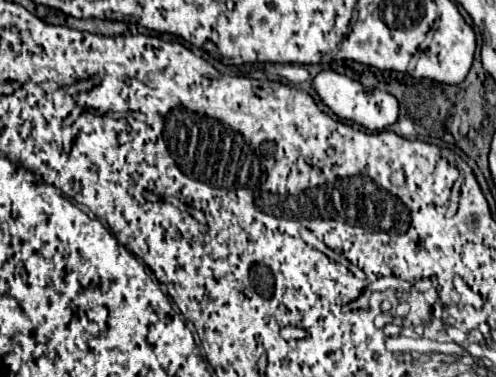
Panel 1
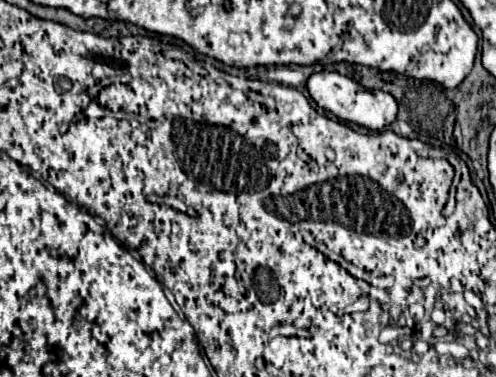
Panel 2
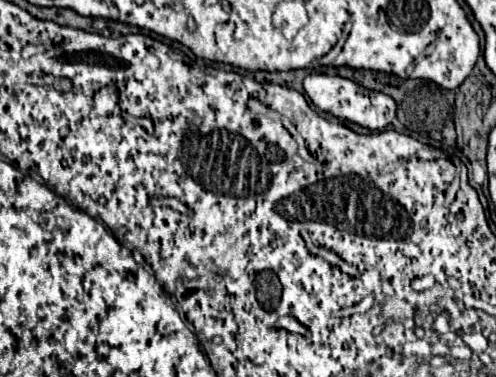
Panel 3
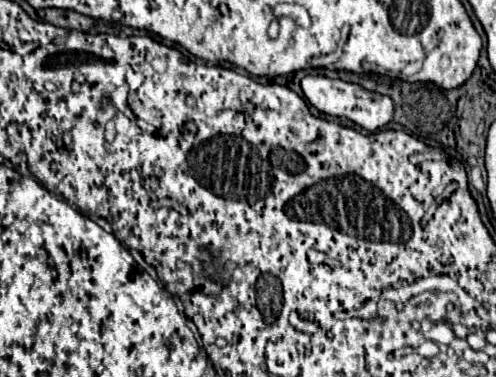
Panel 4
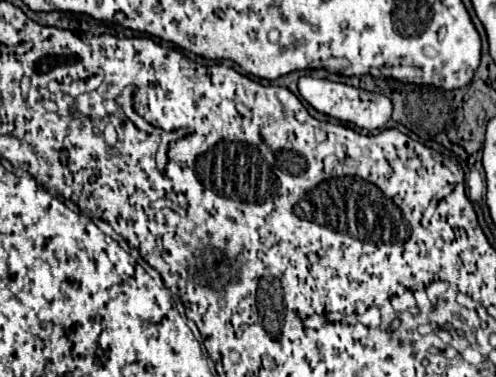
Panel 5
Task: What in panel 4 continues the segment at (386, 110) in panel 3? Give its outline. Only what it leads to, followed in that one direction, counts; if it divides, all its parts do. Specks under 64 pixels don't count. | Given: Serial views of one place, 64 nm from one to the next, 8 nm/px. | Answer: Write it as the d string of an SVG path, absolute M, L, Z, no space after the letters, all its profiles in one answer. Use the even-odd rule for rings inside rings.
M304 76L300 84L302 84L304 96L308 98L308 102L316 110L320 110L324 114L330 114L330 116L338 116L338 118L348 118L368 132L376 132L392 120L392 114L394 114L392 100L388 96L378 94L378 92L364 90L358 84L350 84L350 82L344 82L344 80L332 80L332 78L326 78L326 76Z

